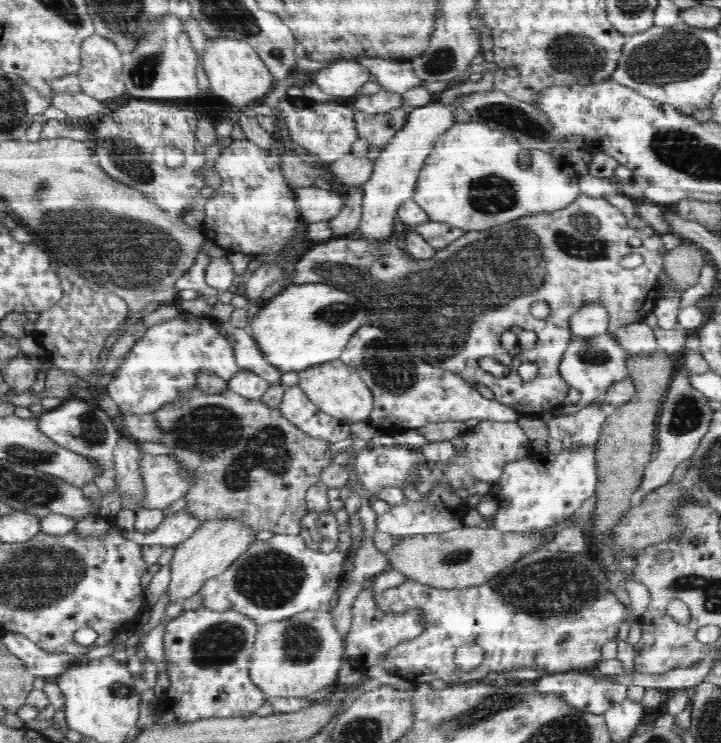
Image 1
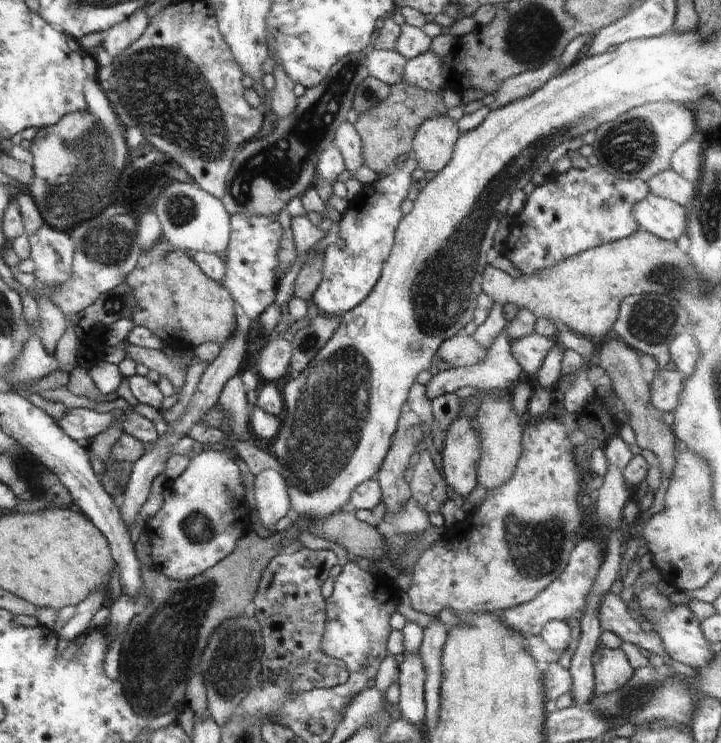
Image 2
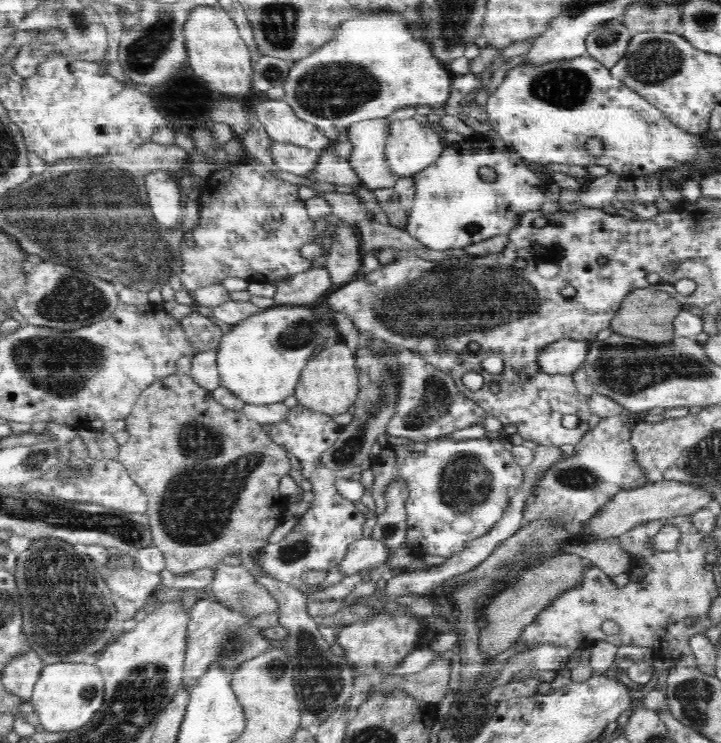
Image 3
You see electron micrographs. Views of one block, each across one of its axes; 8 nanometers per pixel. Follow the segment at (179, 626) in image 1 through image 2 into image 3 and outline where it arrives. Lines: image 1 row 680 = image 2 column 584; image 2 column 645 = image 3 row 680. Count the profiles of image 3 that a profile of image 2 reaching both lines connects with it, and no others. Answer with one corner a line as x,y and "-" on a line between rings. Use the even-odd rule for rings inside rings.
208,598
196,600
189,609
187,649
183,666
182,682
188,691
212,664
219,664
223,666
223,670
233,674
242,662
246,662
246,660
250,660
277,645
262,636
261,630
253,628
250,625
250,620
248,615
228,609
218,601

